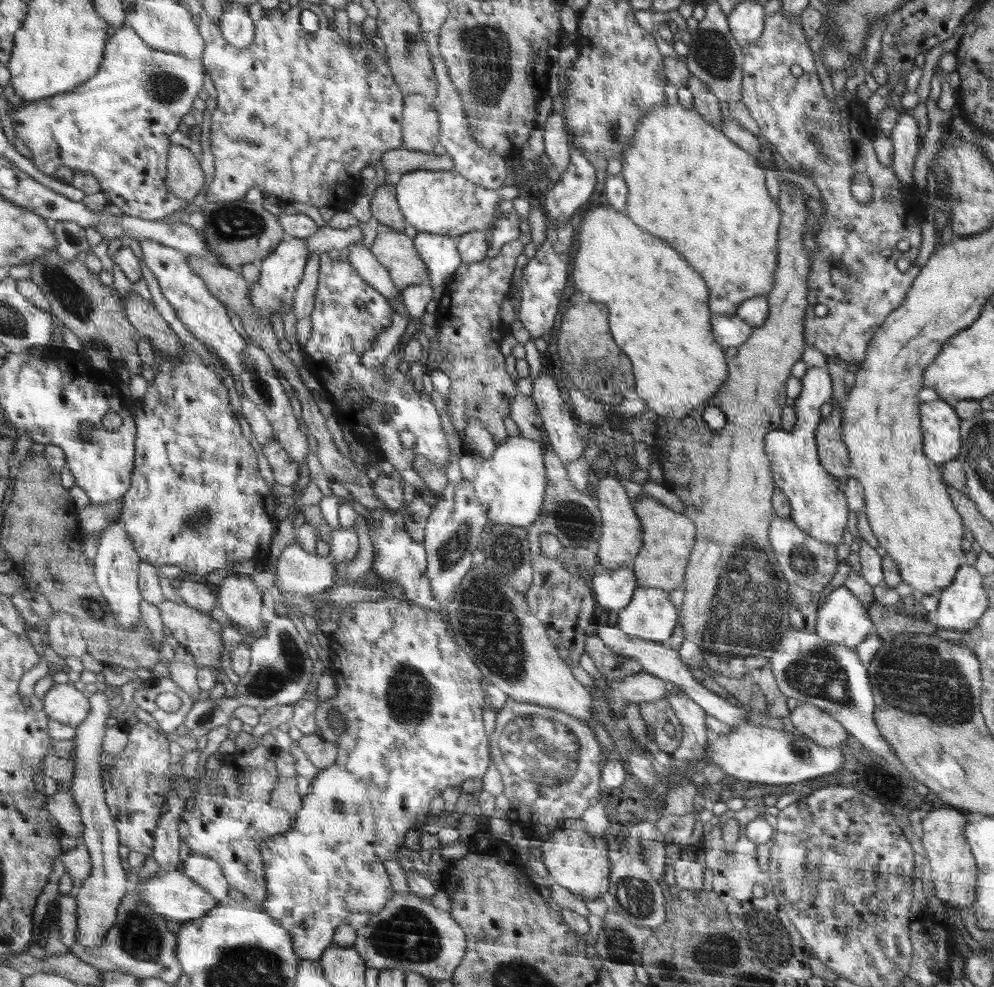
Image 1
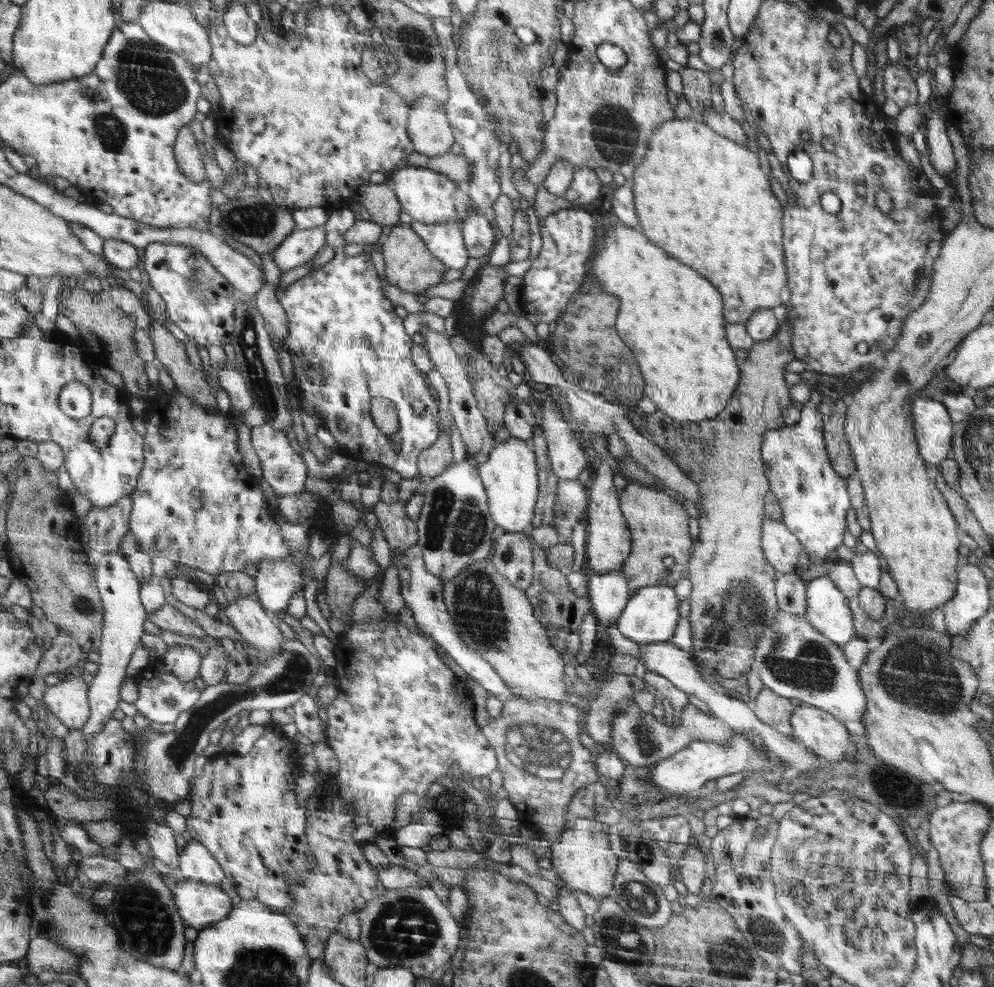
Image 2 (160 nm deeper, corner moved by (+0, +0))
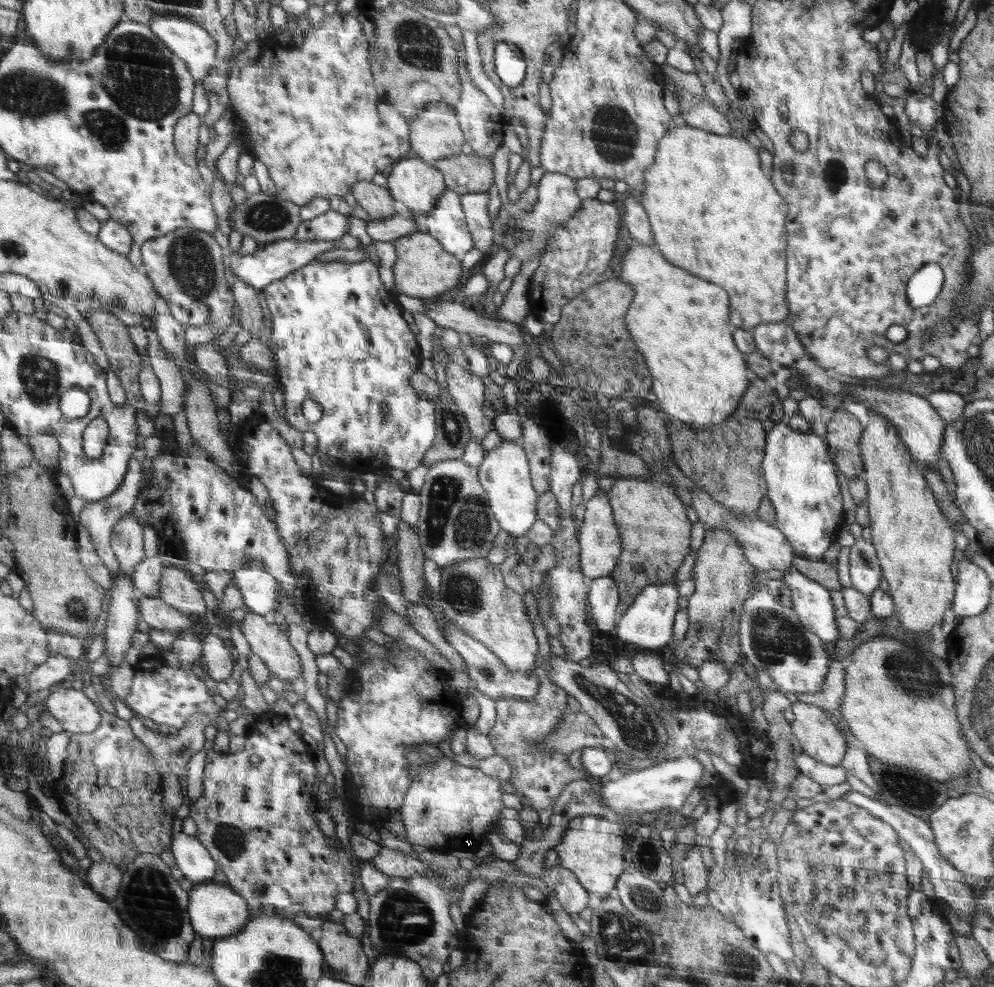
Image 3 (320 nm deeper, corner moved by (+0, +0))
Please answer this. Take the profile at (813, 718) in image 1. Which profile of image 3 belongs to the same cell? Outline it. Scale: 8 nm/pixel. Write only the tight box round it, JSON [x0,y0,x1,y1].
[790,701,848,765]

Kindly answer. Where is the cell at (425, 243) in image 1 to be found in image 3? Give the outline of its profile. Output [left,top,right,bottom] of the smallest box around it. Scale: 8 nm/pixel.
[422,188,473,260]

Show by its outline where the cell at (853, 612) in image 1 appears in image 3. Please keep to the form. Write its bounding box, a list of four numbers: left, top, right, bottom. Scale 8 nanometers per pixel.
[782,569,840,642]

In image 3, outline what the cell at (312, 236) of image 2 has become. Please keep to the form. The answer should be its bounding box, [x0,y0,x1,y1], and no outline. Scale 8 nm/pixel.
[293,209,348,242]

